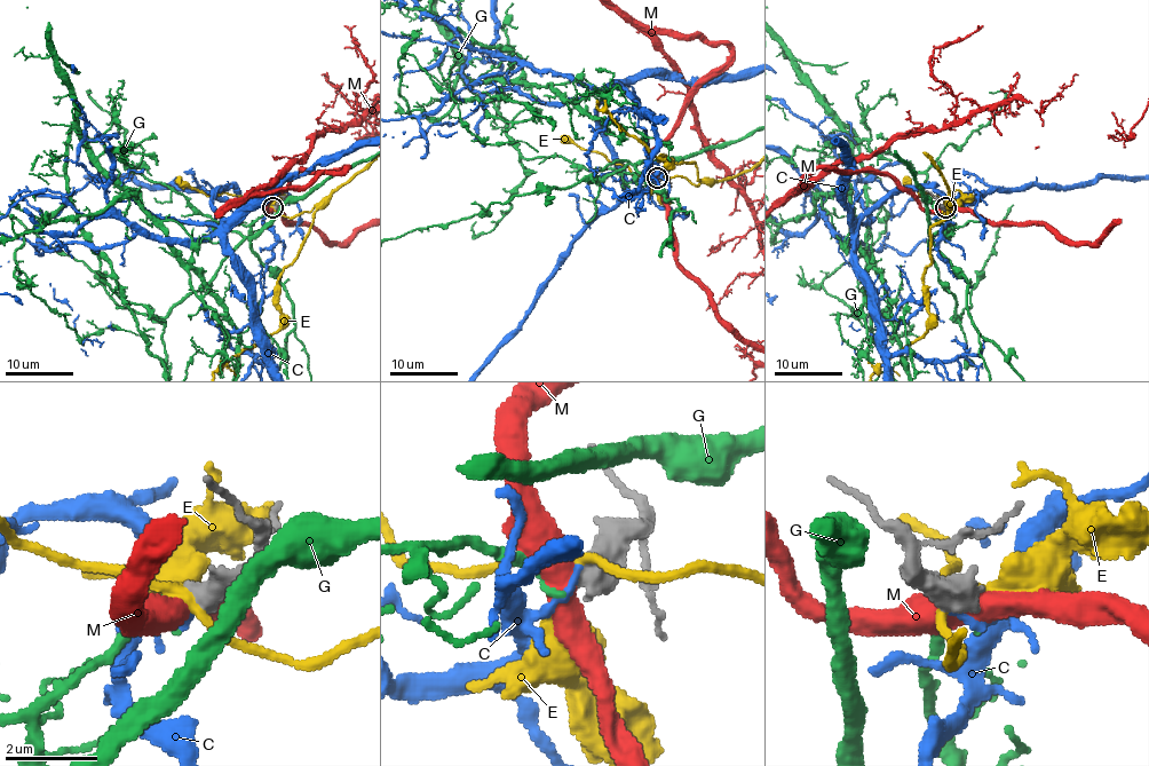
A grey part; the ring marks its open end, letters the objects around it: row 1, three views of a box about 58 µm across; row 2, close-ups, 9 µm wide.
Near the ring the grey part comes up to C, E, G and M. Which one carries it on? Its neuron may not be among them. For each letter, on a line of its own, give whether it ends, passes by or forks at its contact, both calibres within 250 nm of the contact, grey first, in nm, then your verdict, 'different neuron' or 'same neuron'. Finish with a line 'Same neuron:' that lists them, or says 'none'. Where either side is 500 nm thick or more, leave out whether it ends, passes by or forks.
C: 700 nm thick on the grey side, 140 nm on the other; different neuron
E: 700 nm thick on the grey side, 200 nm on the other; different neuron
G: 600 nm thick on the grey side, 180 nm on the other; same neuron
M: 600 nm thick on the grey side, 500 nm on the other; different neuron
Same neuron: G

